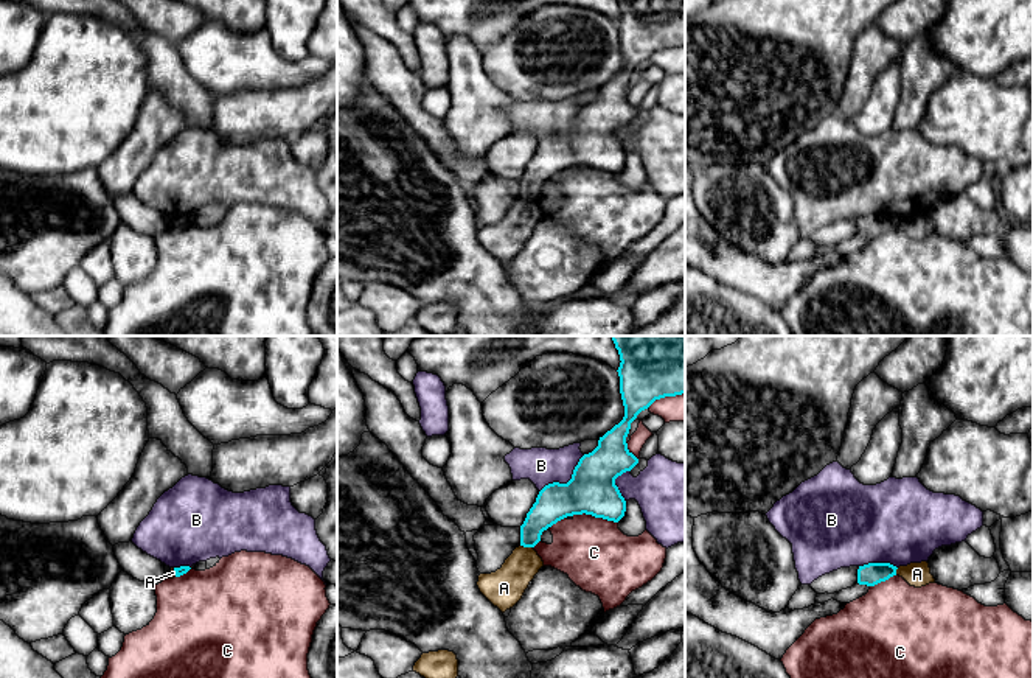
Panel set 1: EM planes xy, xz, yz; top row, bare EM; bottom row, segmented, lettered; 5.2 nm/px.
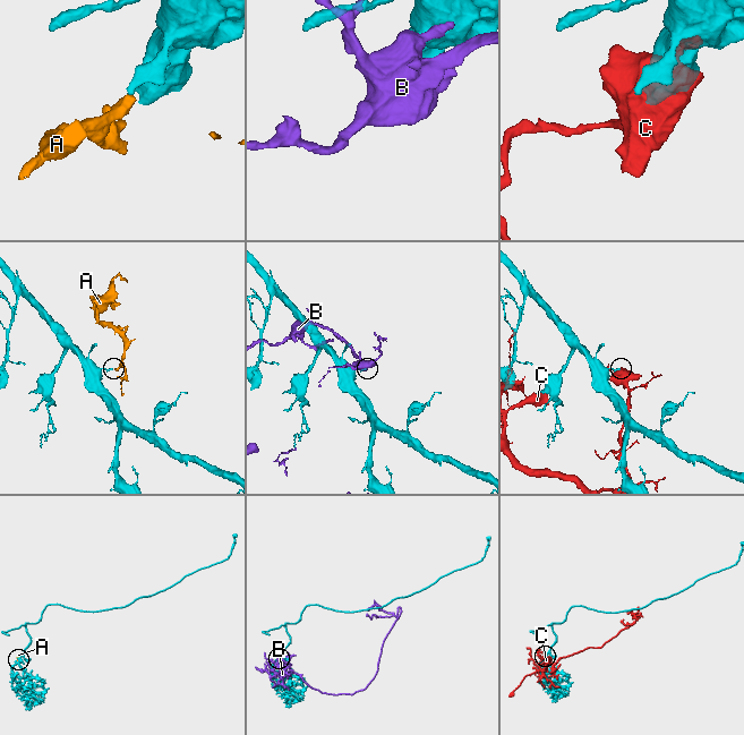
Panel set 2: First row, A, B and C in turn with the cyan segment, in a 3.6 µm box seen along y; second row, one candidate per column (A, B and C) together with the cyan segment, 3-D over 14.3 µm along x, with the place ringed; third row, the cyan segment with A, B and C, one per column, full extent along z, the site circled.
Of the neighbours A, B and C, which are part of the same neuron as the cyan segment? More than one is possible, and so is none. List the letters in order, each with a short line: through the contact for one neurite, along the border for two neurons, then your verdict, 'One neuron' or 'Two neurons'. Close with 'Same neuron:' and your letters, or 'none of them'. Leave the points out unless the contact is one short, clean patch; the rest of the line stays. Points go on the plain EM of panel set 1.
A: Line: xz (521, 196), (532, 199). Two neurons
B: Two neurons
C: Two neurons
Same neuron: none of them

